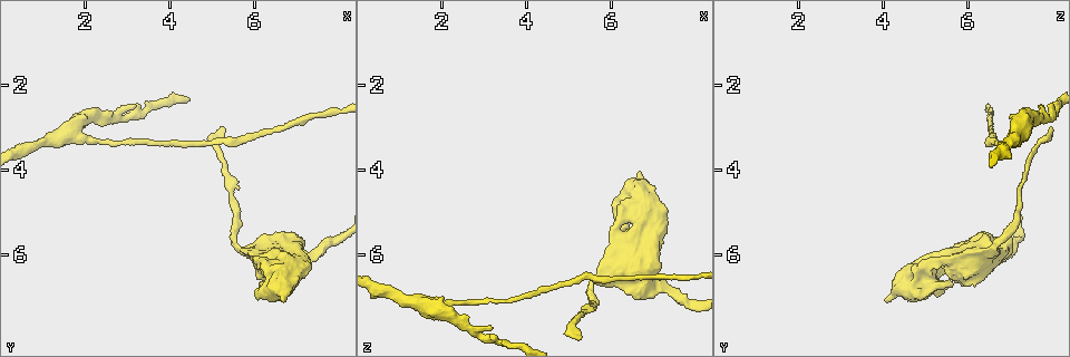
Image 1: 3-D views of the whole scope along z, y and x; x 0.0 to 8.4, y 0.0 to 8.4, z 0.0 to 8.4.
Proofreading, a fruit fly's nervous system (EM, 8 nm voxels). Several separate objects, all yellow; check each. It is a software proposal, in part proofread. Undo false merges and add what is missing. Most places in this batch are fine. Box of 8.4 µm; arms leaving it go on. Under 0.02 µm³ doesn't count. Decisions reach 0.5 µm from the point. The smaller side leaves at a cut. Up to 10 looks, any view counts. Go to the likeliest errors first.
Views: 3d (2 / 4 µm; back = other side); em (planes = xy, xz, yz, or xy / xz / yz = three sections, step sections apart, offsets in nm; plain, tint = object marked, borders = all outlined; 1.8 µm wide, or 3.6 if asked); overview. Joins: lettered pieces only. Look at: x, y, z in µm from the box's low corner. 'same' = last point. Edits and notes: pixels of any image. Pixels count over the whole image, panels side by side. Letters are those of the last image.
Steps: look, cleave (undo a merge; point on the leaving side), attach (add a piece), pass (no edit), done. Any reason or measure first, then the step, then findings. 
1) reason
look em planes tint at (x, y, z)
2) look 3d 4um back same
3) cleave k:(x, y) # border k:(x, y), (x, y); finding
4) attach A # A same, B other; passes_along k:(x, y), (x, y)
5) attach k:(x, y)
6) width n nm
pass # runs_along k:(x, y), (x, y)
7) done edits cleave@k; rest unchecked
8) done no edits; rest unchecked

arms part here
look em planes tint at (1.70, 3.10, 7.20)

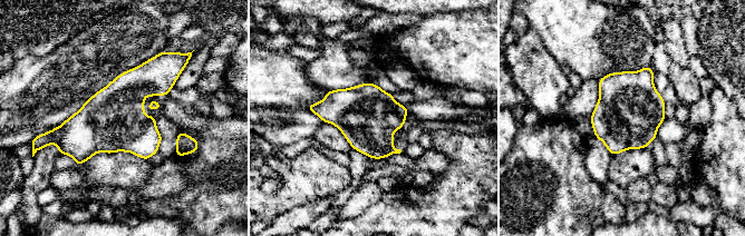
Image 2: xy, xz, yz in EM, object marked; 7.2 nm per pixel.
look em planes borders same

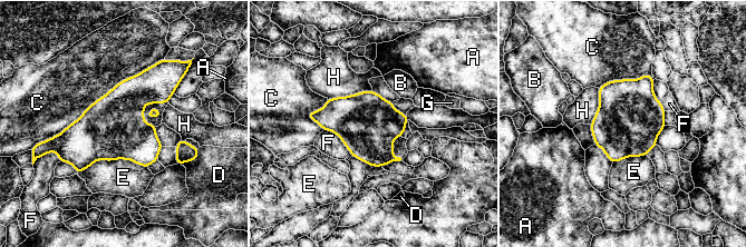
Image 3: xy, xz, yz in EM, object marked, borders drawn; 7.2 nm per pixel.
width 440 nm
pass # A other, B other, C other, D other, E other, F other, G other, H other; border 3:(371, 89), (328, 99); continuous, no second cell

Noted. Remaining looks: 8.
sudden change in width
look em 3.6um planes borders at (6.25, 6.15, 5.75)

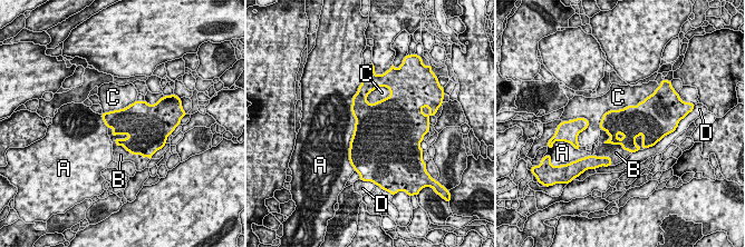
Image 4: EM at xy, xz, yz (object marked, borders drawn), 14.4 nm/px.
attach B # A other, B same, C other, D other; passes_along 4:(137, 144), (121, 145), (121, 155); it goes on there

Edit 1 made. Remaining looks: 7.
free end
look em planes borders at (6.75, 7.10, 4.05)

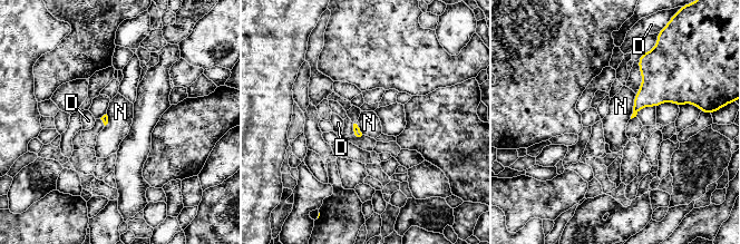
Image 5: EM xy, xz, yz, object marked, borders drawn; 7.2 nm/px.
pass # D other, N other; border 5:(635, 94), (630, 118); none of them fits

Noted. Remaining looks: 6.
done edits attach@4; rest unchecked

